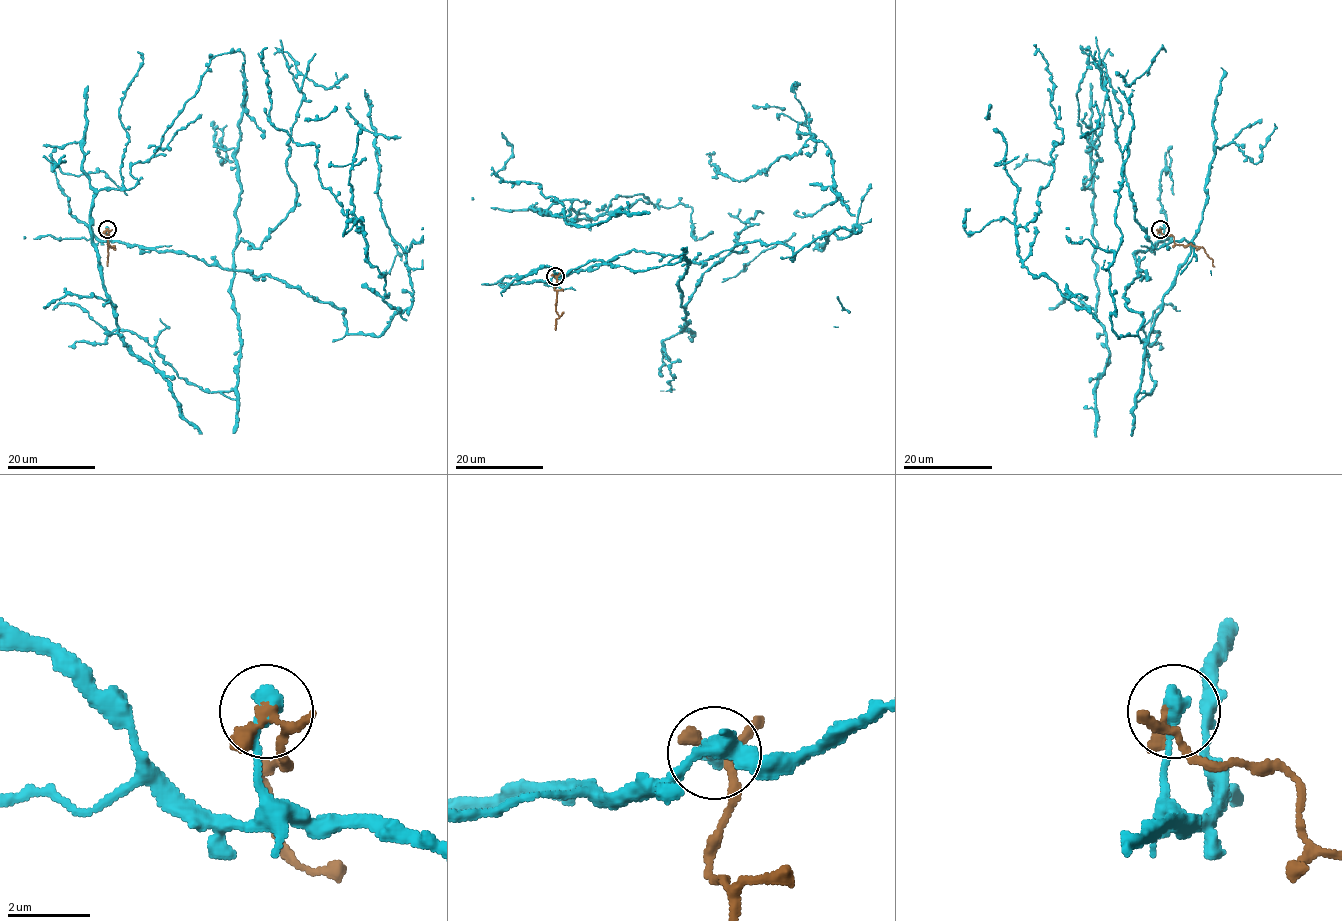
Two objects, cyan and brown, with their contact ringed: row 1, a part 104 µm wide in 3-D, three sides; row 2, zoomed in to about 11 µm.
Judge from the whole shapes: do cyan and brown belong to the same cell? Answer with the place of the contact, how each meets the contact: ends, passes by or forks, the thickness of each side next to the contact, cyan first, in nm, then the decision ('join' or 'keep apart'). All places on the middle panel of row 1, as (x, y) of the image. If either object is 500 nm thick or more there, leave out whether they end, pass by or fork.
place (555, 276); cyan ends; brown forks; calibres 440 and 200 nm; keep apart

